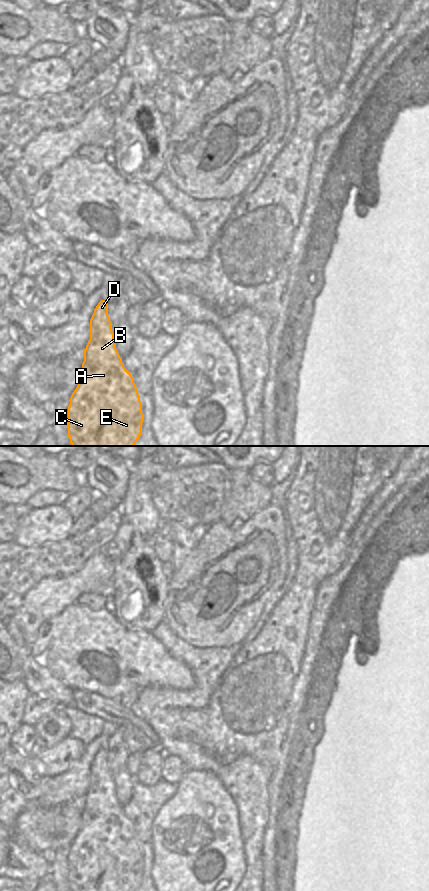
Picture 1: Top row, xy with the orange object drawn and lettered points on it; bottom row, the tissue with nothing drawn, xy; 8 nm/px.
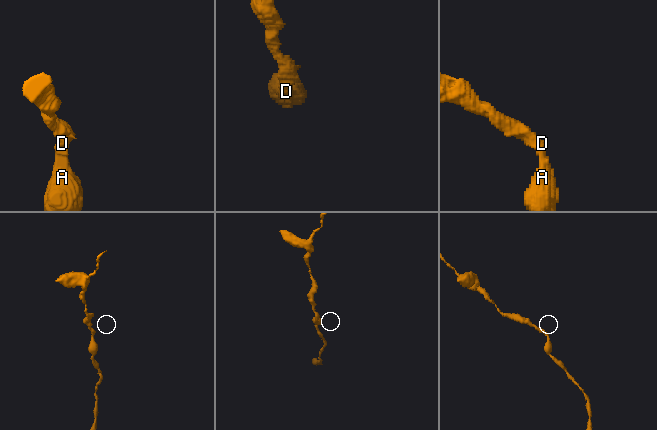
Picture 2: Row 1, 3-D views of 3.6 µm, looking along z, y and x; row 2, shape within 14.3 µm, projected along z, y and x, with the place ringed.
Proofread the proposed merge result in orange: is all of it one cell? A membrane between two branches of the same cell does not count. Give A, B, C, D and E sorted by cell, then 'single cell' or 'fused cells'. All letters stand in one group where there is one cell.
A B C D E | single cell

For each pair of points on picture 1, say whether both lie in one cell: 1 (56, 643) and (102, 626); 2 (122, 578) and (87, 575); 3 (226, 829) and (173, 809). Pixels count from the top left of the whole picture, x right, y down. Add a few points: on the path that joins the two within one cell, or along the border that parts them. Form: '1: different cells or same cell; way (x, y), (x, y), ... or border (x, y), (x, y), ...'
1: same cell; way (67, 643), (85, 643), (91, 637)
2: different cells; border (107, 554), (113, 560), (111, 593)
3: same cell; way (213, 829), (210, 827), (191, 827), (186, 822)

